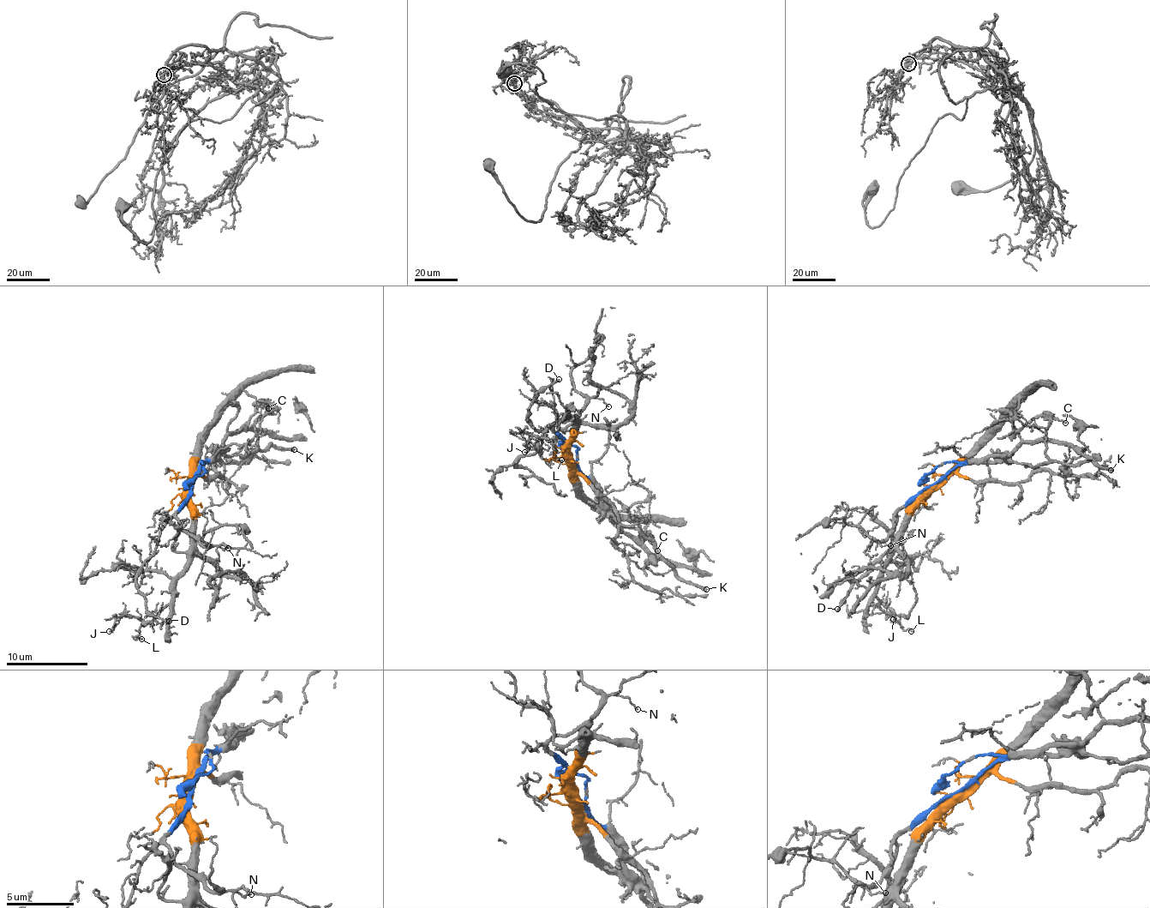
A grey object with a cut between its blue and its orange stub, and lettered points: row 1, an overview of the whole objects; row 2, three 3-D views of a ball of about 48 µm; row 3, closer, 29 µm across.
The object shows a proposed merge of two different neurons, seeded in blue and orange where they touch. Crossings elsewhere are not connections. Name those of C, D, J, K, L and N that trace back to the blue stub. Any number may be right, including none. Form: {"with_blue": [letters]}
{"with_blue": ["C", "D", "K", "N"]}

